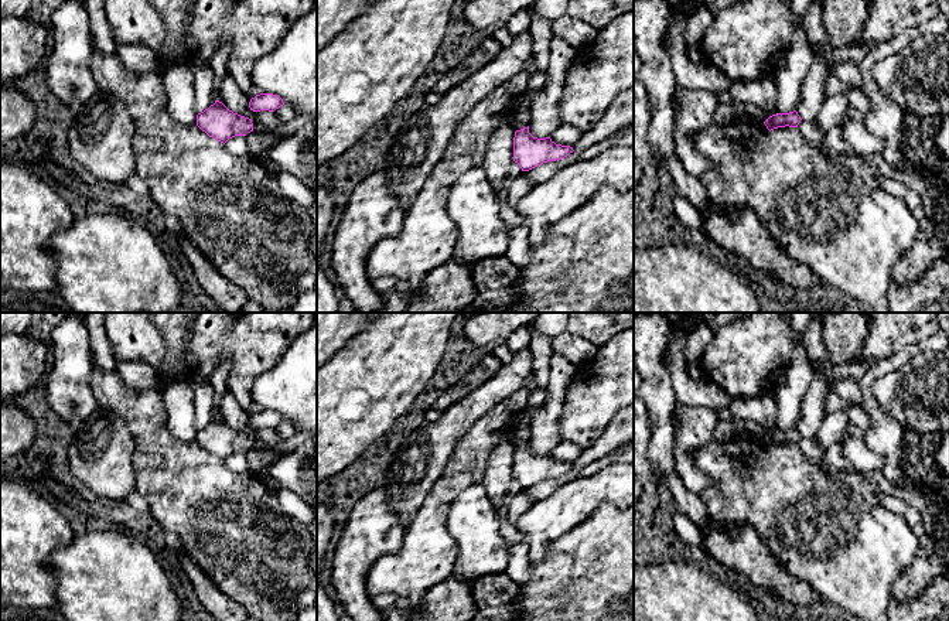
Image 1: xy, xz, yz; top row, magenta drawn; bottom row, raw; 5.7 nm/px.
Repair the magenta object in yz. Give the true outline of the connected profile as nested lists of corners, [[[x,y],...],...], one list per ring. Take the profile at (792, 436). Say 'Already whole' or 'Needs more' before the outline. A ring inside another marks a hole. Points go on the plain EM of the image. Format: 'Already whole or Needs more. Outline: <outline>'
Already whole. Outline: [[[796,427],[793,429],[789,429],[789,430],[776,430],[776,431],[772,431],[769,433],[764,441],[767,443],[767,446],[771,448],[774,446],[778,446],[778,444],[785,444],[785,443],[789,443],[789,444],[798,444],[798,441],[800,440],[800,433],[798,431]]]

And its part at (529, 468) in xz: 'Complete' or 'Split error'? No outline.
Complete

